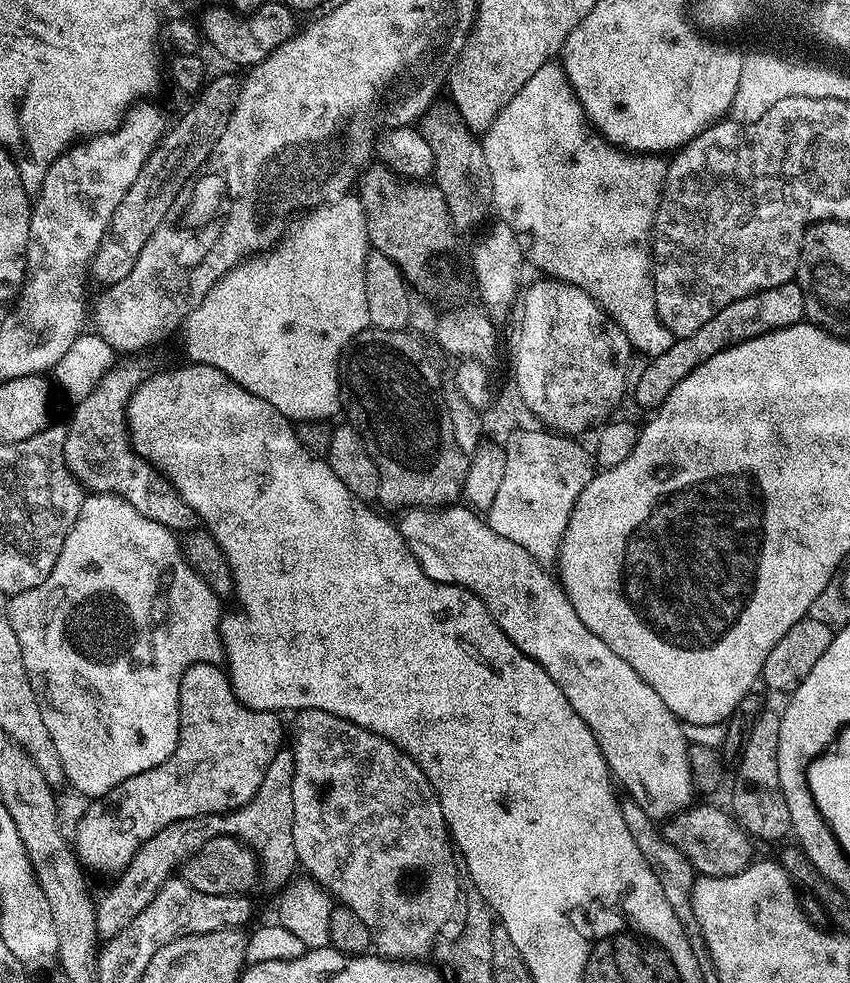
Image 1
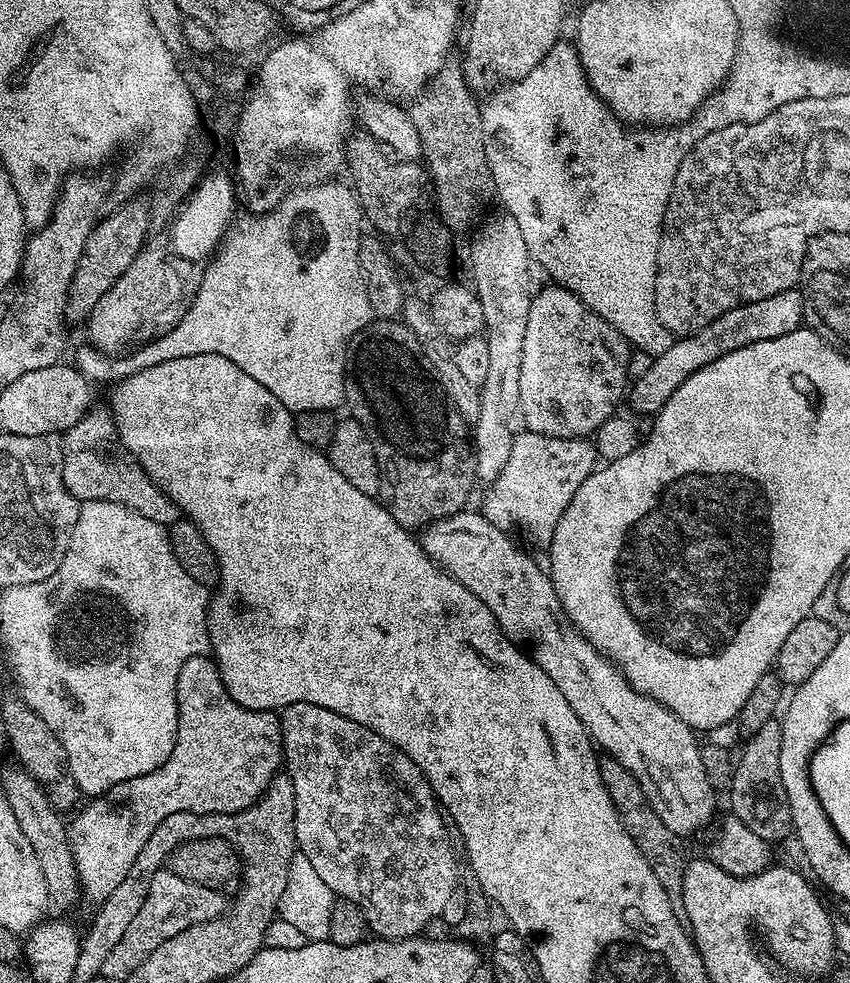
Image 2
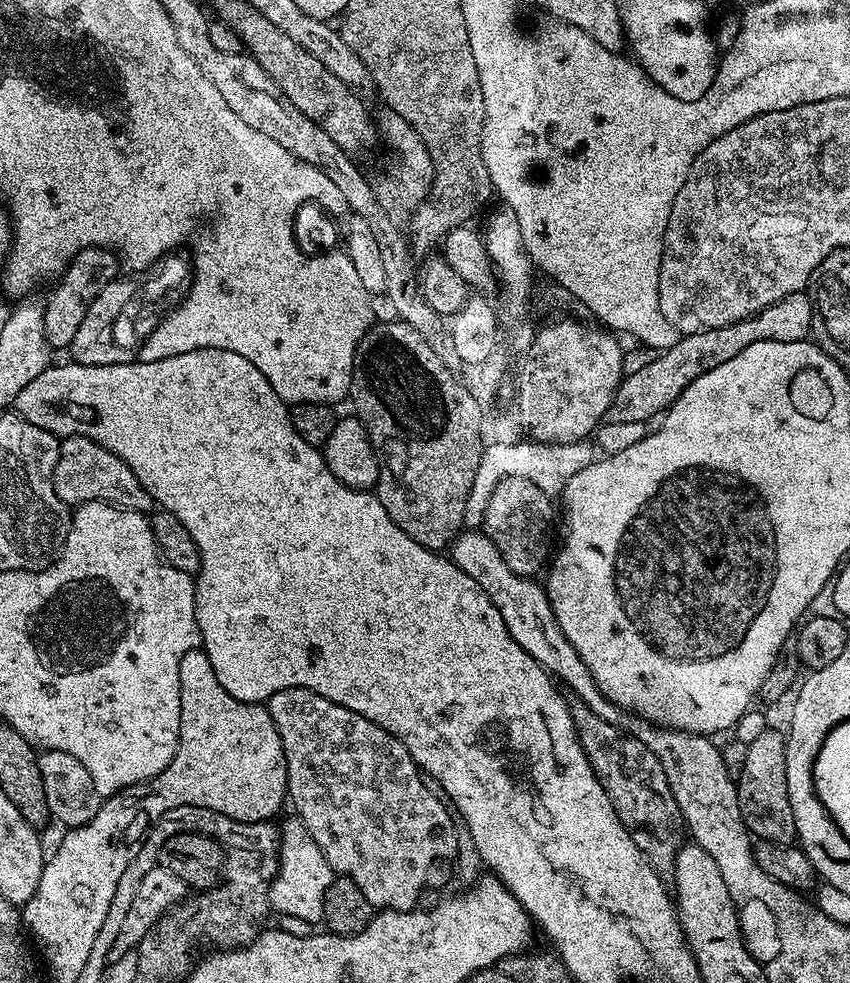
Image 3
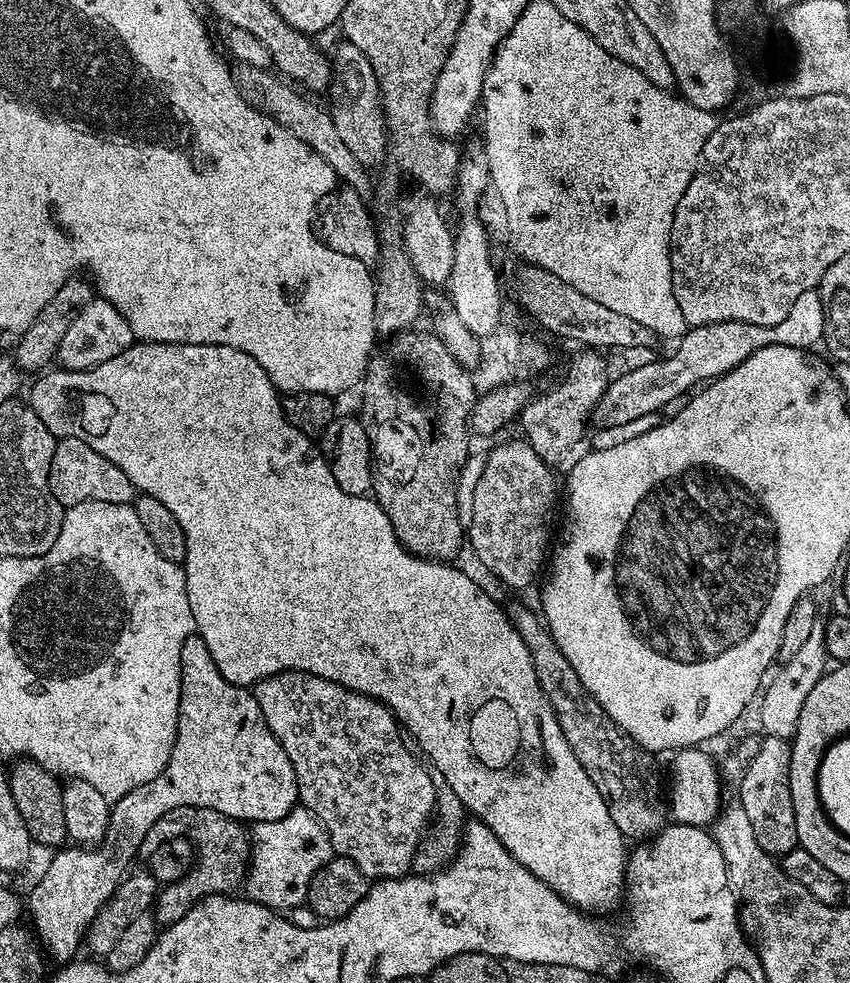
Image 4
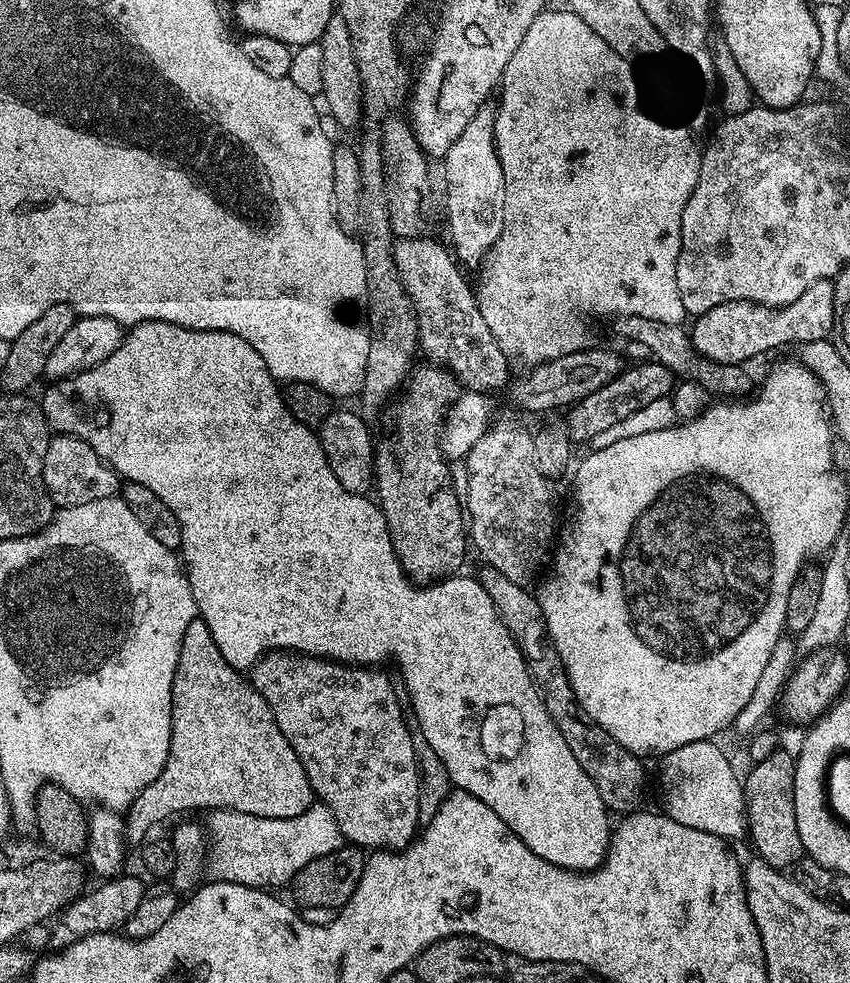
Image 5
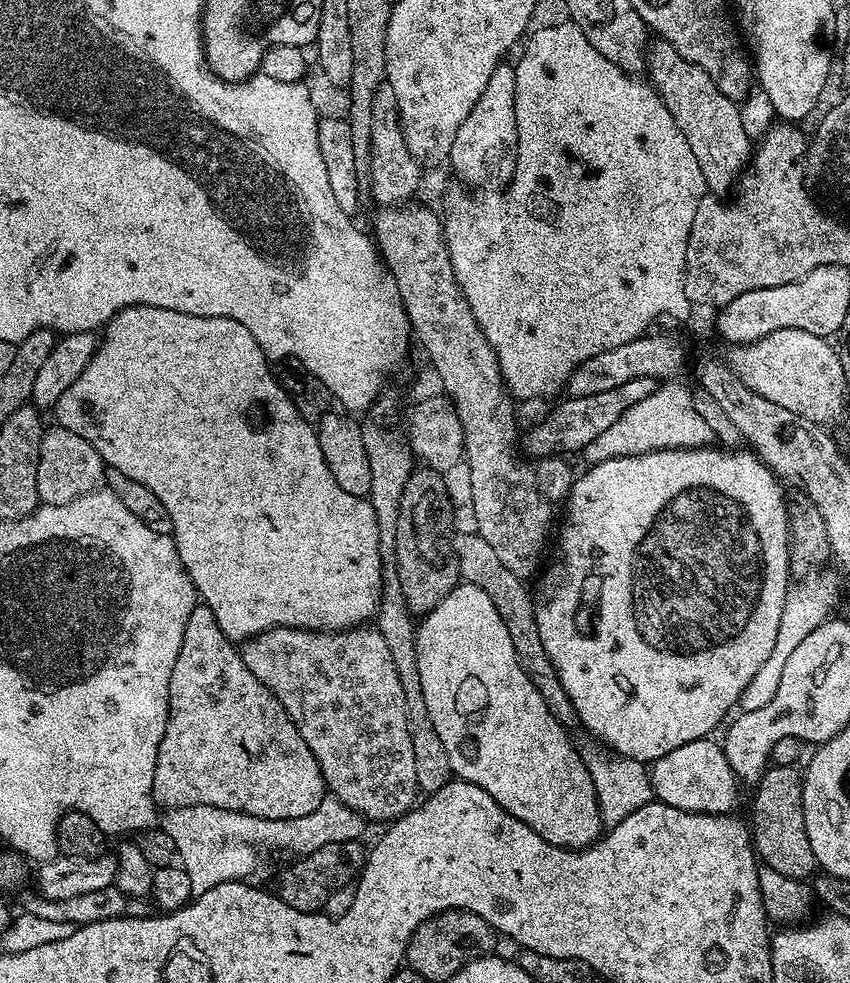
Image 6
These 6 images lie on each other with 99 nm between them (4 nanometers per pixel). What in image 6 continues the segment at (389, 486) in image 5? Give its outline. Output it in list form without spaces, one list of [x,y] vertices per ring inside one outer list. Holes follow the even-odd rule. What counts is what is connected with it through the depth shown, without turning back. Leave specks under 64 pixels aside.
[[[420,466],[409,475],[402,490],[396,535],[396,573],[398,586],[402,586],[402,598],[406,598],[406,606],[413,614],[433,612],[438,602],[453,592],[462,580],[450,539],[452,512],[448,509],[448,488],[444,480],[441,473]]]

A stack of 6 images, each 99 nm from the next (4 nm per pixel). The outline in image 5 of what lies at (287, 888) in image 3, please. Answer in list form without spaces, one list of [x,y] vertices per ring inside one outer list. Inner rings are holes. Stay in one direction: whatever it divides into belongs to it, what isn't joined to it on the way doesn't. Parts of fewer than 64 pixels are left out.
[[[313,803],[311,808],[307,808],[302,814],[294,818],[262,818],[261,816],[232,816],[232,824],[216,824],[216,872],[220,872],[220,880],[229,880],[235,884],[241,882],[249,884],[252,888],[269,887],[268,883],[291,885],[292,879],[314,858],[322,854],[330,854],[334,850],[342,847],[342,837],[340,827],[330,814],[328,807],[322,803]]]

